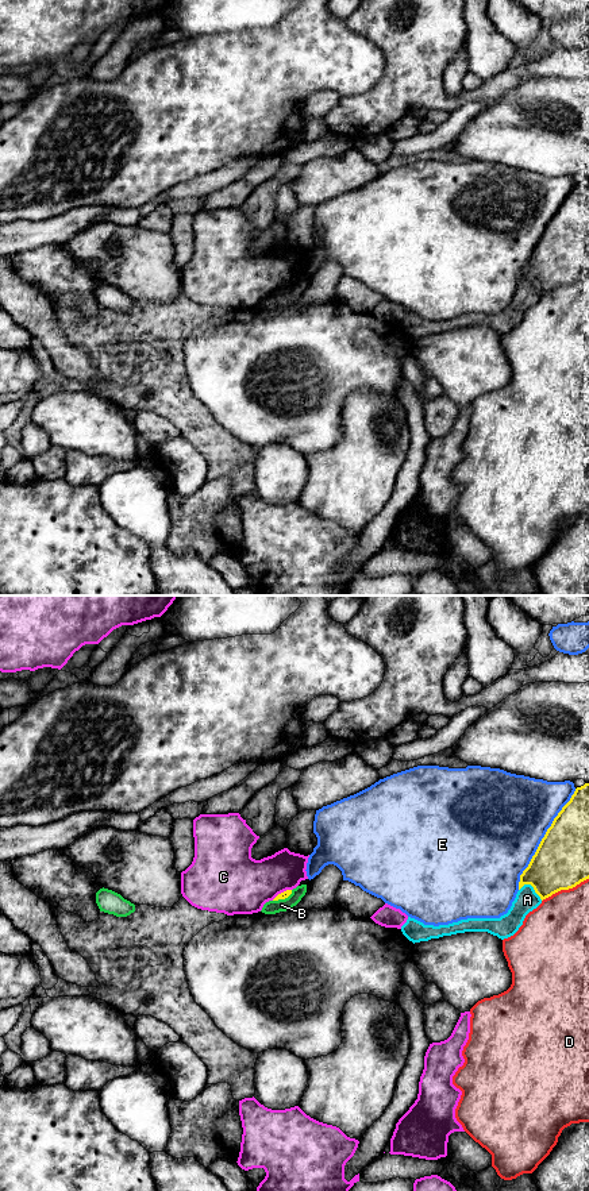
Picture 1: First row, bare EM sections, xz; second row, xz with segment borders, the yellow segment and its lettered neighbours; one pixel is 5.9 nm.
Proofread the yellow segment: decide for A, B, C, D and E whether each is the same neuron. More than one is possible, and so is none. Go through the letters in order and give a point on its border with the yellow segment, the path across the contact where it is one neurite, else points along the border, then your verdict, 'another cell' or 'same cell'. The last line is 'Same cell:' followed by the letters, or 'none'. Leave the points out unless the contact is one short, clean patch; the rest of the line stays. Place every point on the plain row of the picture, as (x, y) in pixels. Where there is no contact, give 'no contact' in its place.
A: meets yellow in xz at (532, 281); another cell
B: meets yellow in xz at (283, 293); border along xz (292, 285), (287, 292), (273, 296); another cell
C: meets yellow in xz at (281, 288); another cell
D: meets yellow in xz at (565, 284); another cell
E: meets yellow in xz at (542, 234); another cell
Same cell: none

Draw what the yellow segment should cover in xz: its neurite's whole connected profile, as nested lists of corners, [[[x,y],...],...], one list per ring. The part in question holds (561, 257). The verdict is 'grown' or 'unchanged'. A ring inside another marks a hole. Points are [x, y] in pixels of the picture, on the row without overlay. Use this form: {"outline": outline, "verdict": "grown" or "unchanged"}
{"outline": [[[589,178],[577,182],[554,213],[528,262],[519,285],[531,280],[540,294],[589,274]]], "verdict": "unchanged"}

